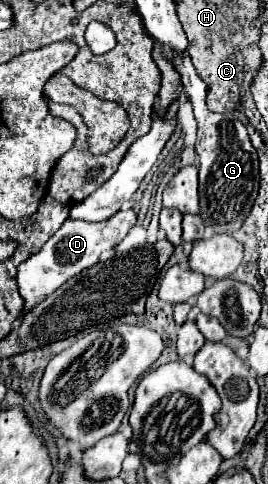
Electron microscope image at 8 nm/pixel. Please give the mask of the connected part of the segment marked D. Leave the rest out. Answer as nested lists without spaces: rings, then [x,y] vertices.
[[[123,207],[121,211],[117,211],[111,219],[107,219],[103,223],[67,219],[61,225],[61,229],[55,231],[53,237],[43,245],[43,249],[39,253],[31,255],[27,261],[23,261],[17,267],[17,285],[19,285],[19,293],[25,299],[25,313],[33,305],[37,305],[43,297],[53,293],[55,287],[61,287],[73,275],[95,265],[99,261],[99,255],[103,251],[113,249],[117,243],[121,243],[135,223],[137,223],[137,213],[133,207]]]

